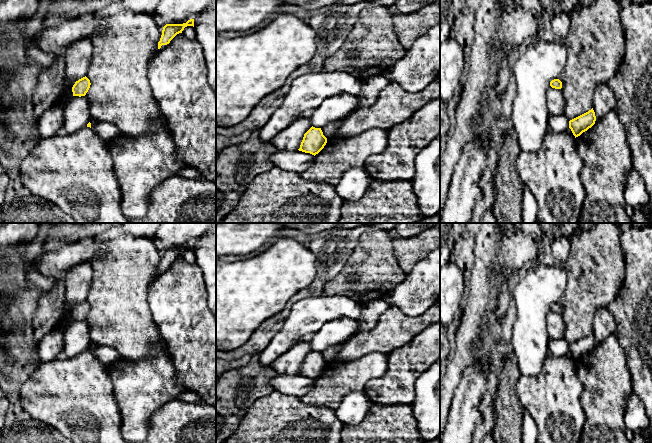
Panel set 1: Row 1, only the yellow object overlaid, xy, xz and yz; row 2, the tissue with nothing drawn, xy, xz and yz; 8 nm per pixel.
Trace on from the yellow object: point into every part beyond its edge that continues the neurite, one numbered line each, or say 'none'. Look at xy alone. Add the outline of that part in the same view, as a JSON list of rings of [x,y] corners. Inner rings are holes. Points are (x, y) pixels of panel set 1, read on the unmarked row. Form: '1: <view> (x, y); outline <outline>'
none

